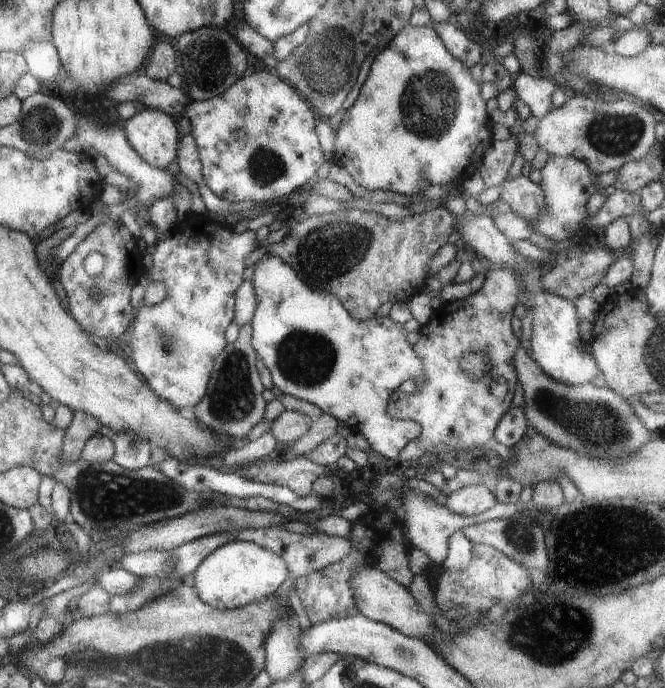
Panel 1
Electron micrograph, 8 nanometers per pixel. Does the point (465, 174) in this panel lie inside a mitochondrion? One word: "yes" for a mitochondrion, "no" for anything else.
no

